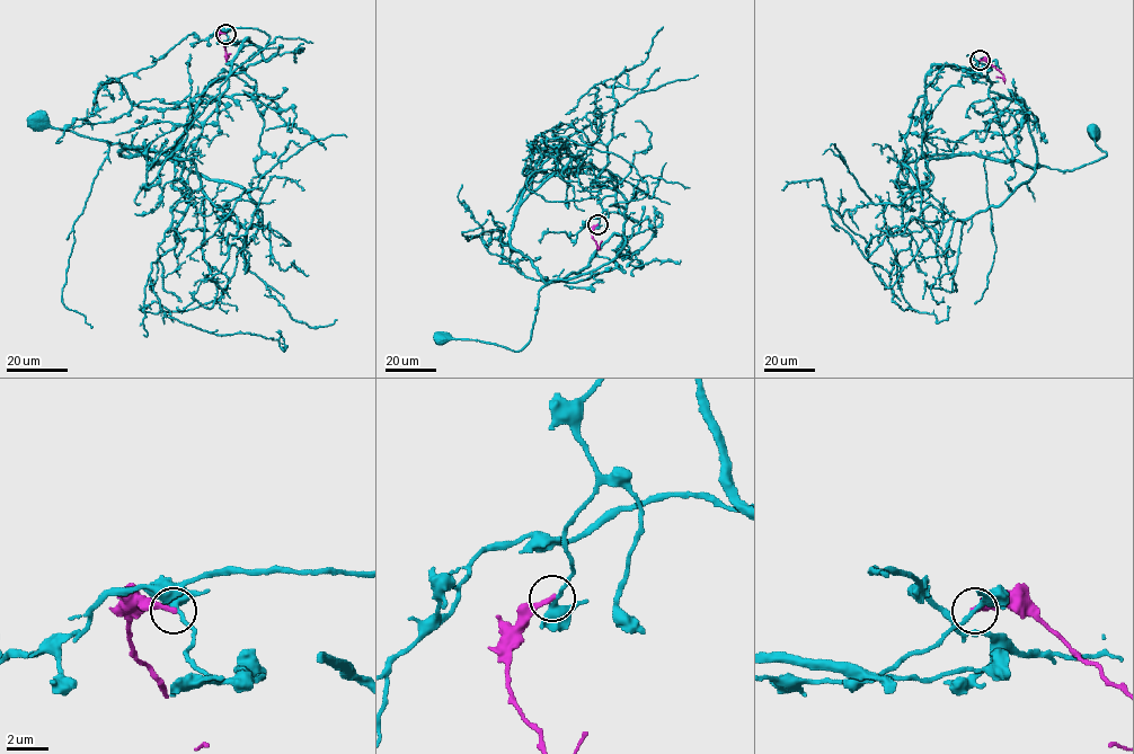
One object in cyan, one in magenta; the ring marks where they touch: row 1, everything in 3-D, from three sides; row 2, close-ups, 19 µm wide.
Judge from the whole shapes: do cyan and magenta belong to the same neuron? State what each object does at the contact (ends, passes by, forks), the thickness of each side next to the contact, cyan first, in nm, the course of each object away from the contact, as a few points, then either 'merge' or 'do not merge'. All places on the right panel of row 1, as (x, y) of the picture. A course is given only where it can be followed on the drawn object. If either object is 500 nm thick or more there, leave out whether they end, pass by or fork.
cyan passes by; magenta ends there; 280 nm thick on the cyan side, 240 nm on the other; cyan runs (980, 60), (950, 67), (1021, 99), (1041, 166), (1073, 170), (1106, 156), (1093, 130); magenta runs (980, 60), (989, 61), (1003, 74), (997, 77); do not merge

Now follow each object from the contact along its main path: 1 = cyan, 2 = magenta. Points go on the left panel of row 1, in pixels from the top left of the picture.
1: (226, 33), (265, 60), (276, 54), (215, 80), (153, 167), (121, 143), (37, 117)
2: (226, 33), (220, 33), (219, 40), (226, 54), (230, 53)

